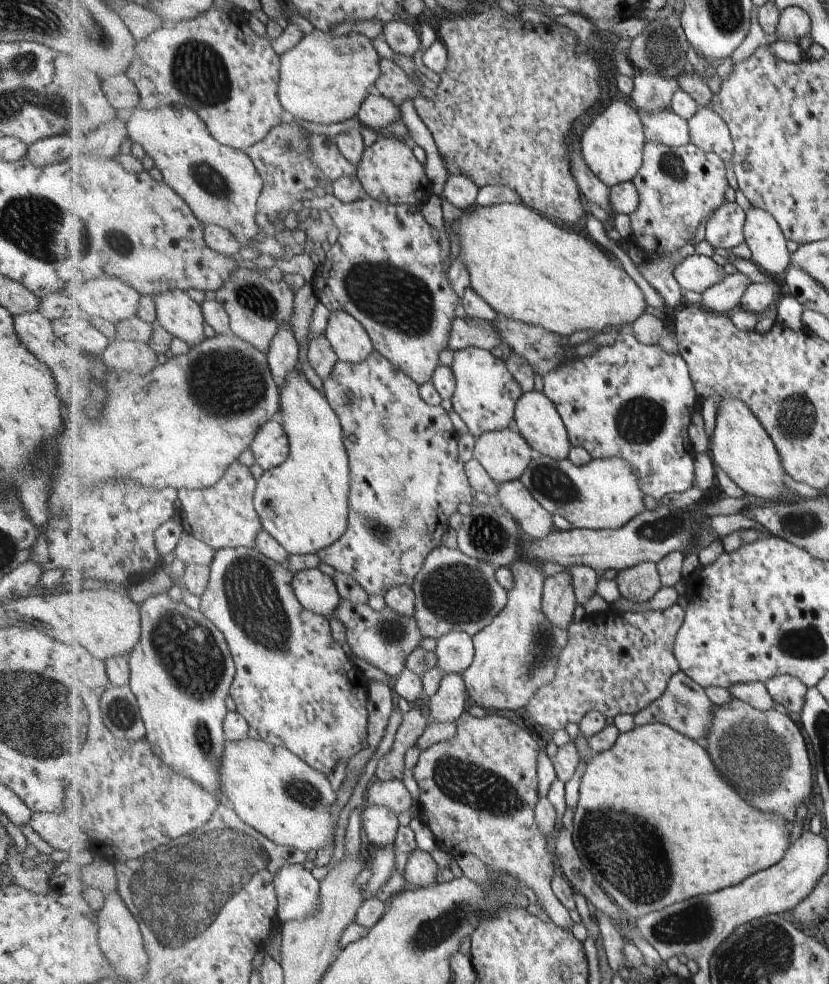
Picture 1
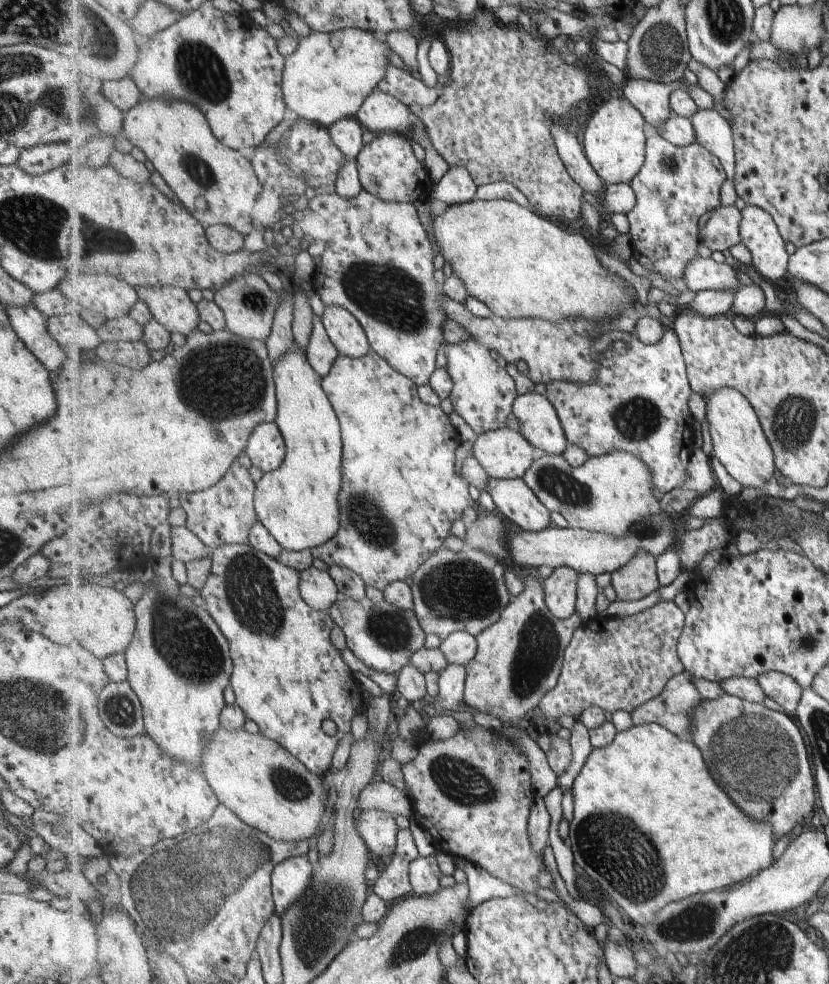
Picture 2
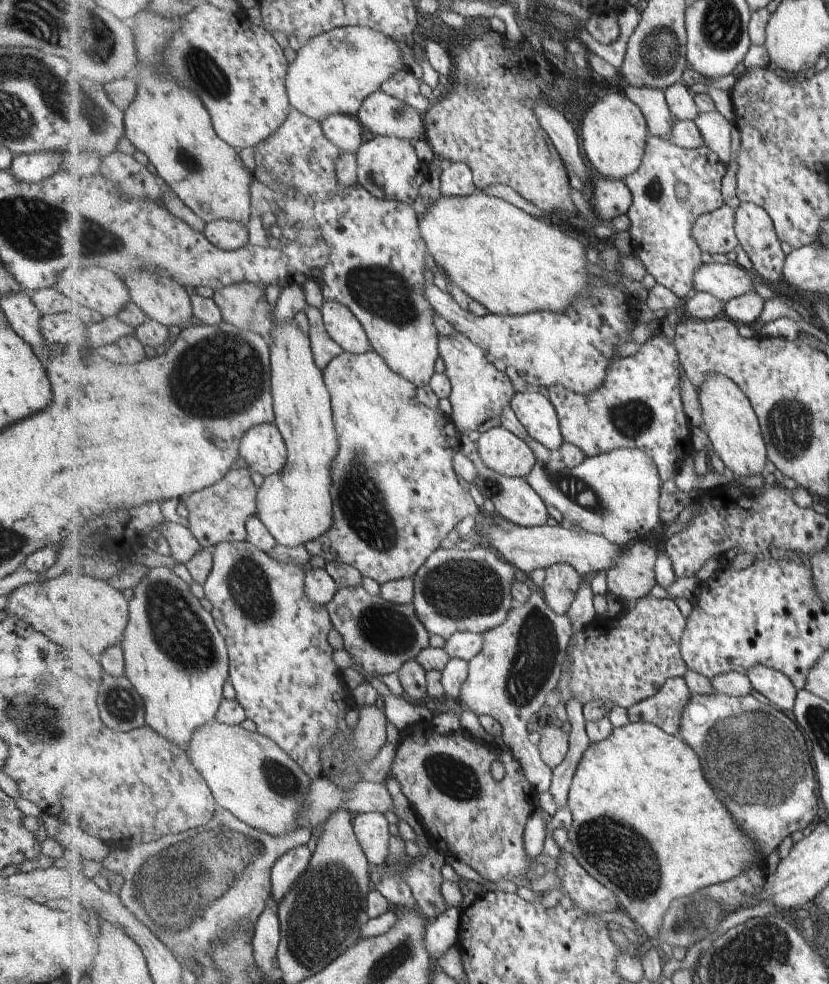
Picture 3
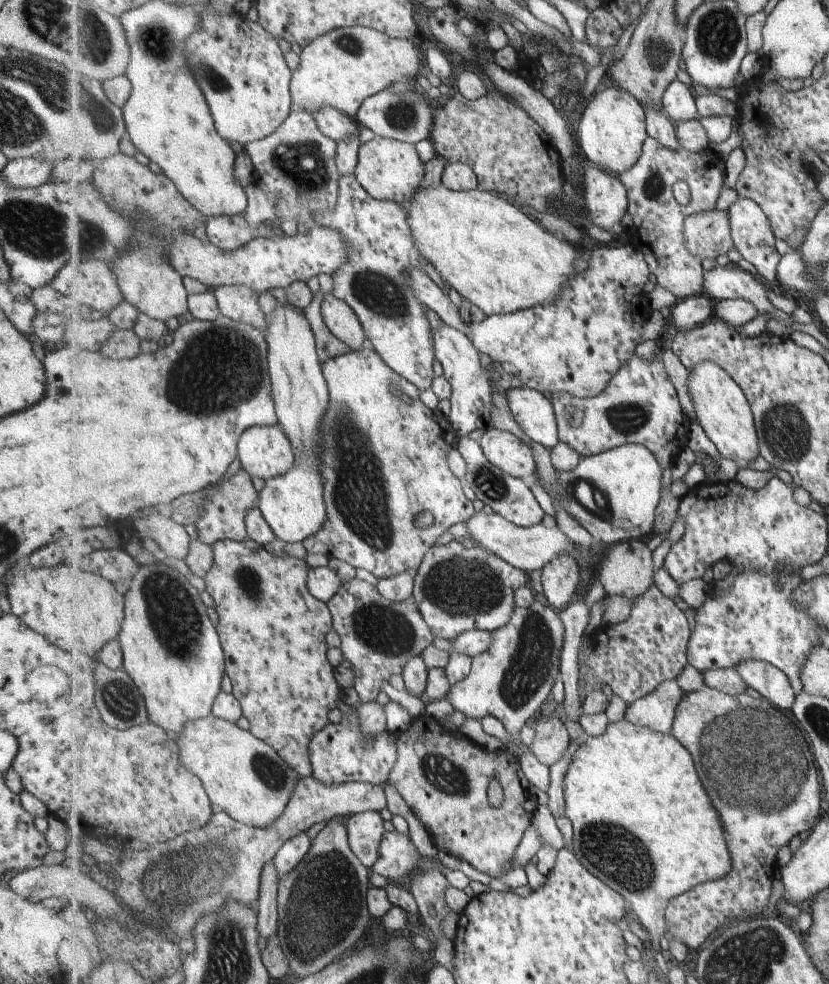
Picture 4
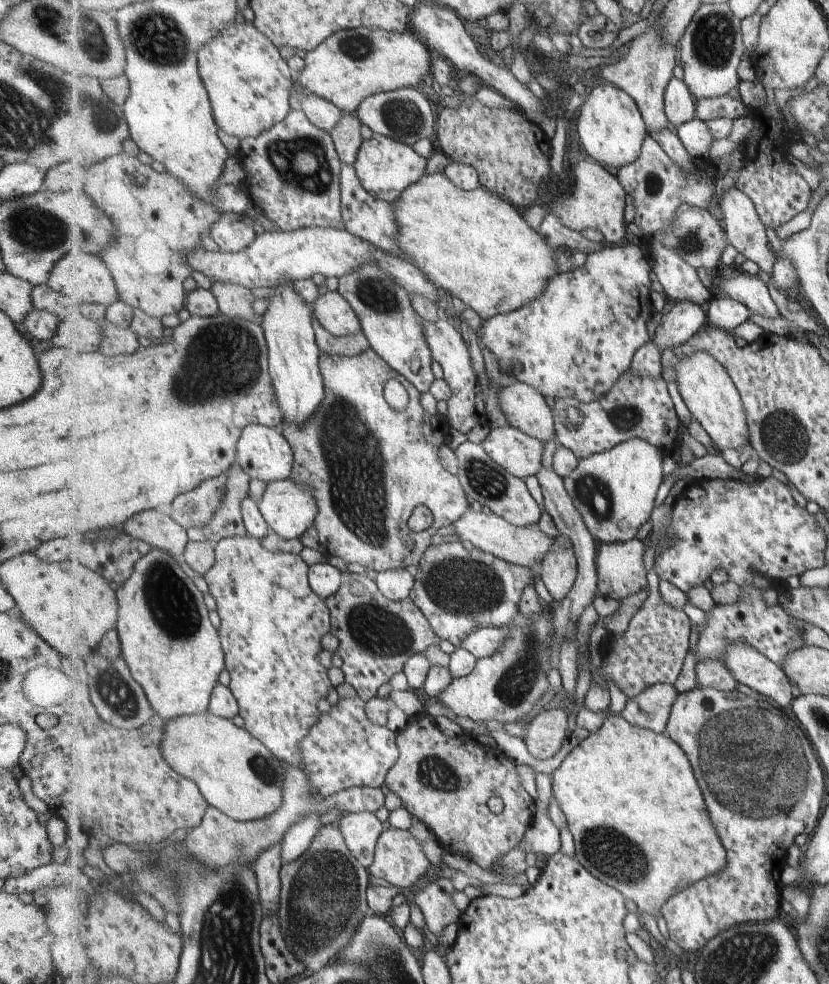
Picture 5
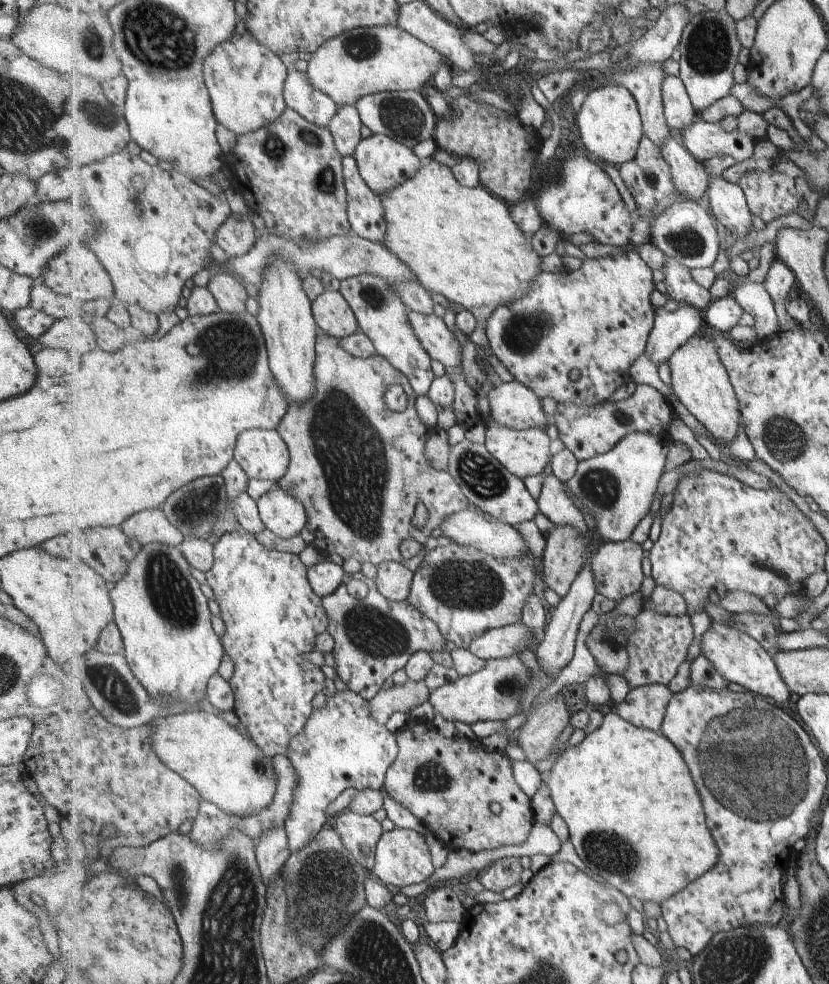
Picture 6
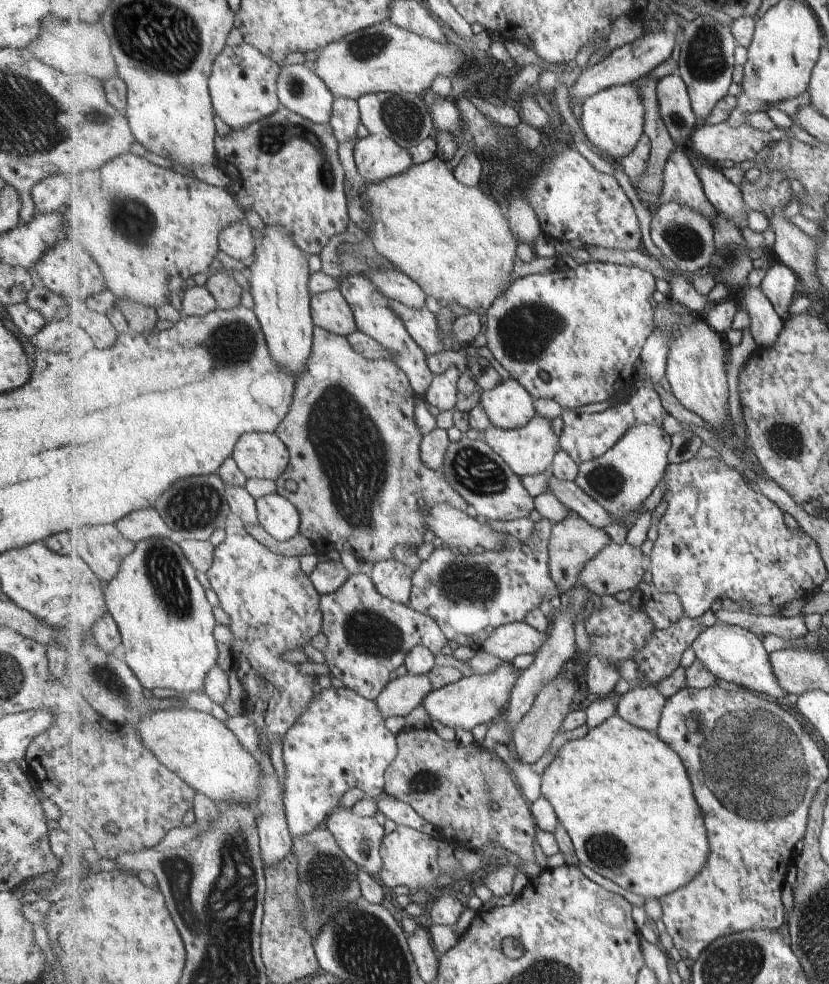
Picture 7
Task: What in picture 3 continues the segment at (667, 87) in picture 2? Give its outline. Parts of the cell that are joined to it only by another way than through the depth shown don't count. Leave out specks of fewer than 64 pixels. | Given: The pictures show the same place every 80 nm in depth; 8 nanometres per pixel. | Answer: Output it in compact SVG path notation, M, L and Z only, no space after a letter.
M628 85L625 94L644 112L648 120L649 133L671 141L671 130L673 130L675 117L669 109L666 90Z

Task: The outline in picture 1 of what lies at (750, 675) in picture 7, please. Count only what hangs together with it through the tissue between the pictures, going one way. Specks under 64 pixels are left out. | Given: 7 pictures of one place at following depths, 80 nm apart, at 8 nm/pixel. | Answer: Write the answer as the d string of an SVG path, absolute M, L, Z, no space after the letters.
M781 674L769 678L764 684L771 692L775 703L782 705L793 713L801 714L803 712L809 692L809 686L805 682L791 674Z

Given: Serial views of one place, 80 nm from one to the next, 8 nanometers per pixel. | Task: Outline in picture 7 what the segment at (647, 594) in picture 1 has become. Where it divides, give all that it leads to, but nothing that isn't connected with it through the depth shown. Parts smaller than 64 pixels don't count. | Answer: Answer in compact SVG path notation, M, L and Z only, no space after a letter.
M612 542L585 565L578 584L584 585L590 594L603 596L623 590L635 591L648 578L641 549Z

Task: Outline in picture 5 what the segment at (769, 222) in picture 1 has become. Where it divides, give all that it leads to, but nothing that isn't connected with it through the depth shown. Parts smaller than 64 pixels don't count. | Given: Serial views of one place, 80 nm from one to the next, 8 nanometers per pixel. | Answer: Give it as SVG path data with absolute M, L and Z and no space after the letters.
M734 186L731 190L724 193L718 198L718 206L722 214L721 221L726 228L726 236L729 244L736 248L738 252L743 254L747 259L755 262L761 270L767 272L771 277L774 264L780 257L769 247L769 238L767 238L767 228L761 220L755 203L750 196Z

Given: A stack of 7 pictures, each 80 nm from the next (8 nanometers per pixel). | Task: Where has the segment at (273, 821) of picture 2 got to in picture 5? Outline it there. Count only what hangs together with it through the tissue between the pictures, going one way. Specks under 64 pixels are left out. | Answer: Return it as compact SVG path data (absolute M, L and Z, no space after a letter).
M210 710L203 714L172 718L164 724L164 729L164 757L180 775L193 779L200 786L209 804L238 821L255 820L280 808L284 801L284 780L288 766L248 730L235 726L230 719L217 716Z

